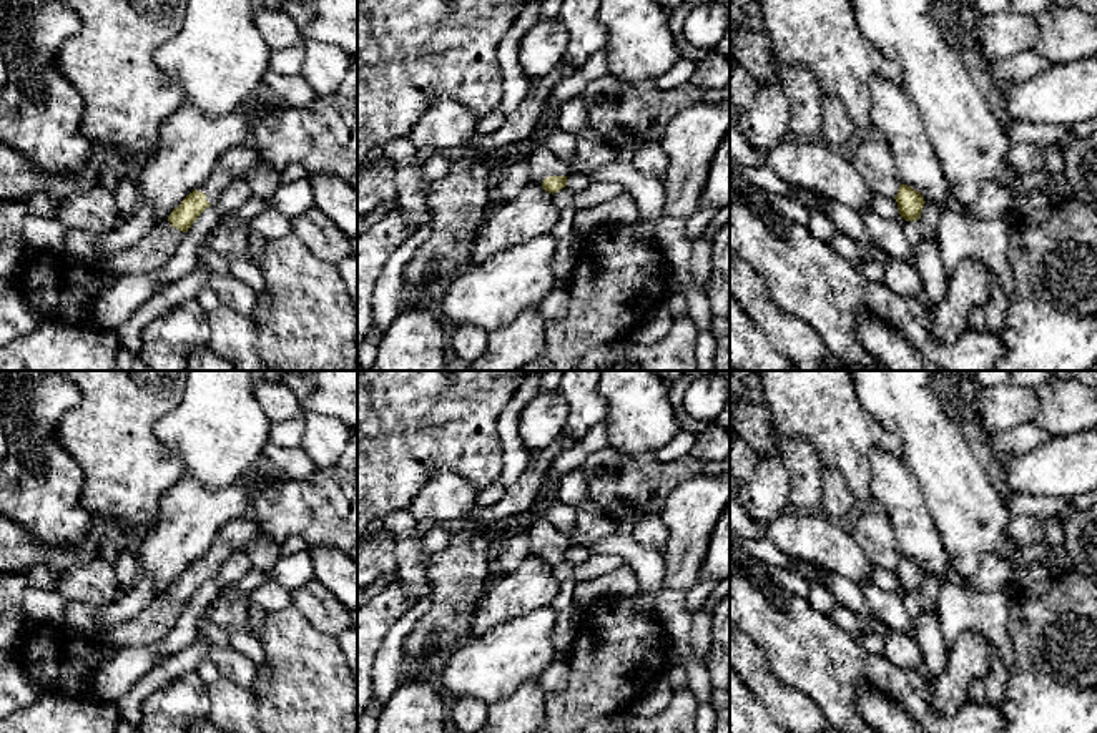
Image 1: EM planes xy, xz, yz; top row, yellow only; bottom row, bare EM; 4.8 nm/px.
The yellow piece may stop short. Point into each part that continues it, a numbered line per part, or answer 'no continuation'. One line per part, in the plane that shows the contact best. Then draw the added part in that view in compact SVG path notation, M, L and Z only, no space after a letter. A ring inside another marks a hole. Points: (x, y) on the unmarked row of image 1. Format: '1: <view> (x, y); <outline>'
1: xy (233, 537); M249 514L238 522L226 524L216 535L209 552L198 560L206 567L206 573L213 577L224 558L234 552L246 550L258 530L256 519Z
2: xz (542, 534); M545 519L534 522L527 534L530 539L530 555L539 558L548 549L568 549L572 545L570 539Z

